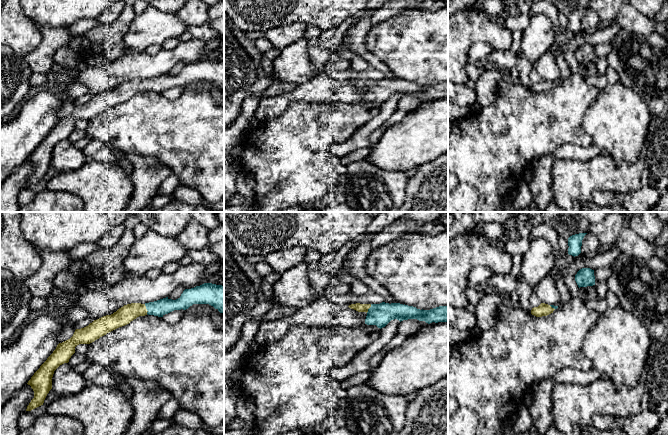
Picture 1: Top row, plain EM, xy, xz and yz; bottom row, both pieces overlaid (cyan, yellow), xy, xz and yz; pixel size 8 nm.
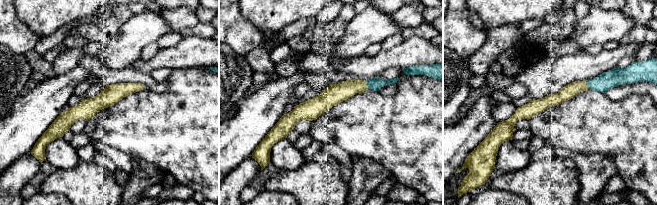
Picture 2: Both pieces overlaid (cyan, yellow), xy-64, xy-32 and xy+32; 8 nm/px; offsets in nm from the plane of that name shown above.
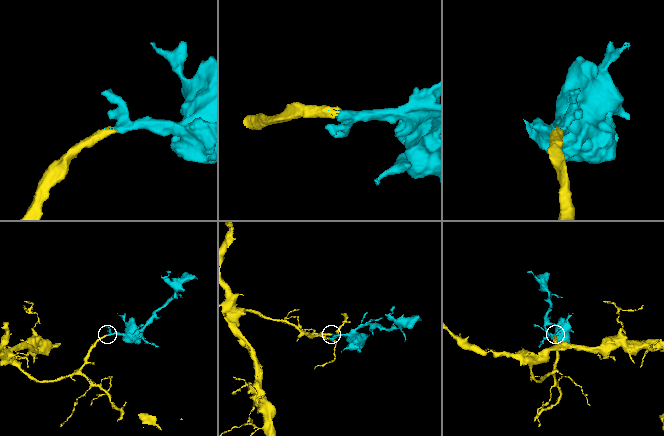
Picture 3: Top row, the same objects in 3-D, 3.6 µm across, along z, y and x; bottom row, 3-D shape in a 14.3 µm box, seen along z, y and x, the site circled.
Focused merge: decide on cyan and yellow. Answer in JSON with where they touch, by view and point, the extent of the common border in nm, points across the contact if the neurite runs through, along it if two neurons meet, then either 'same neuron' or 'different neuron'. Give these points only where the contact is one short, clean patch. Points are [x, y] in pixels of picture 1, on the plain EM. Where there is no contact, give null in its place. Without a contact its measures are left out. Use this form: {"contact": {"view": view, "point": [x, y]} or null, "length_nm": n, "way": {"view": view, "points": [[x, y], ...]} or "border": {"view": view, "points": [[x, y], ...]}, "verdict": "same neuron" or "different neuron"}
{"contact": {"view": "xy", "point": [146, 84]}, "length_nm": 80, "way": {"view": "xy", "points": [[163, 82], [159, 84], [146, 84], [136, 85], [124, 91]]}, "verdict": "same neuron"}

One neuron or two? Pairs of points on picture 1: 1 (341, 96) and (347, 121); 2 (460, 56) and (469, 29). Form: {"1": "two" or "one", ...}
{"1": "two", "2": "one"}

